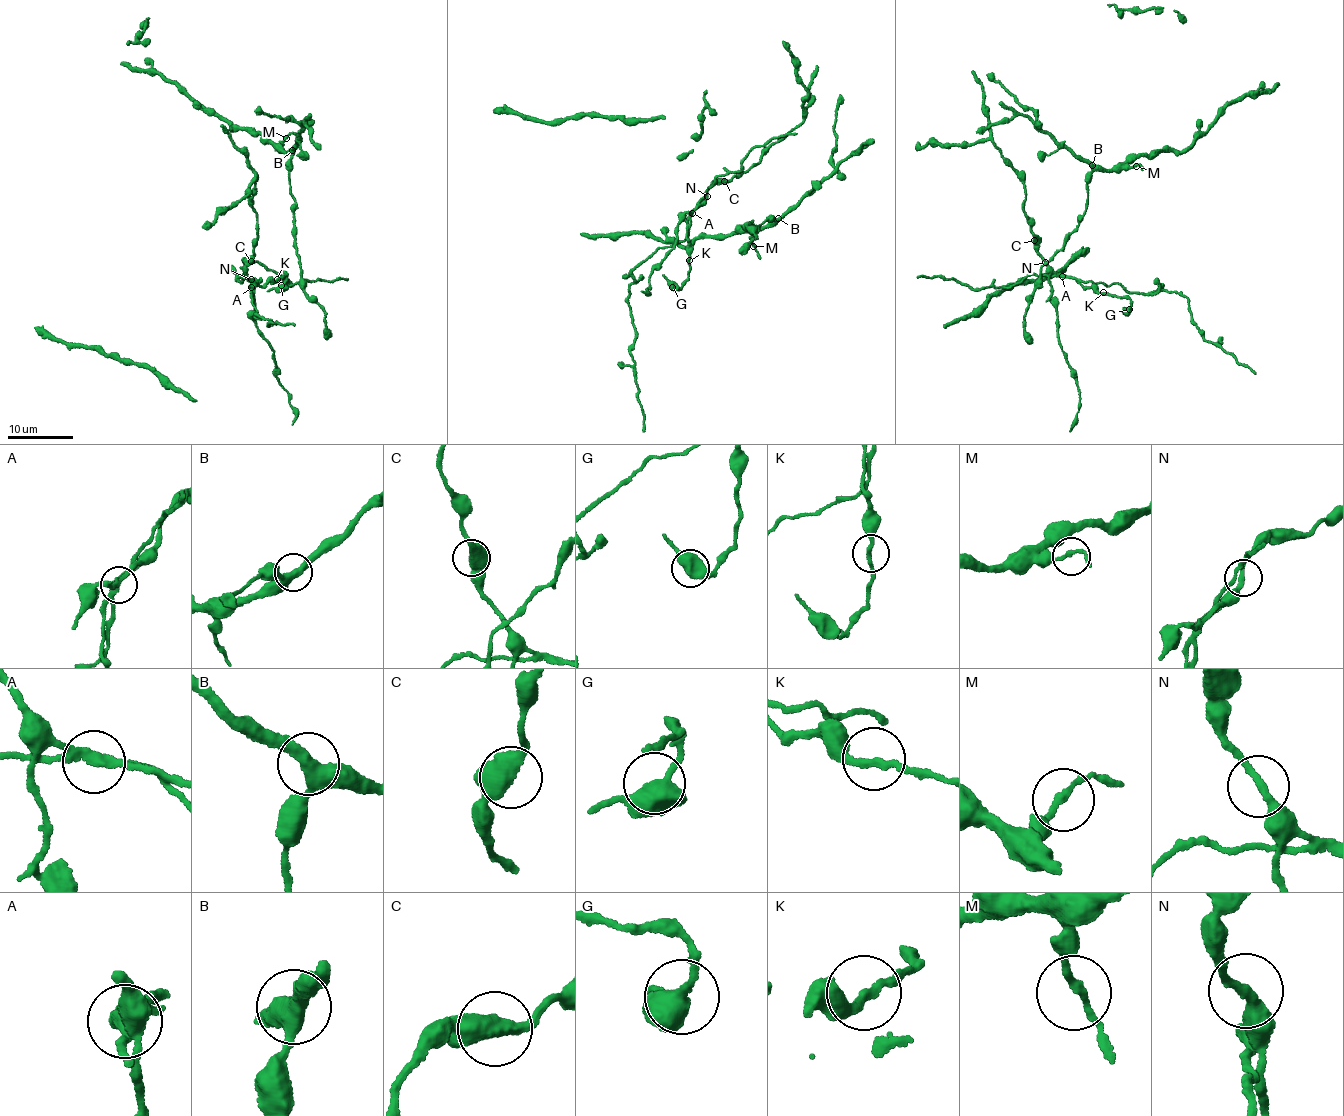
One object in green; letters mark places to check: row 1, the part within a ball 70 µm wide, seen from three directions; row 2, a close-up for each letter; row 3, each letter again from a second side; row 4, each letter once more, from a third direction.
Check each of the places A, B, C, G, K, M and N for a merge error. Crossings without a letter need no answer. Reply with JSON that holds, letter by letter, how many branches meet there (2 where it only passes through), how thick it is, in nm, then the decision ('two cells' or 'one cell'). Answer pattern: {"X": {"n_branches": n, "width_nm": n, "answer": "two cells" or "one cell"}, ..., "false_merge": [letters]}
{"A": {"n_branches": 3, "width_nm": 240, "answer": "two cells"}, "B": {"n_branches": 3, "width_nm": 380, "answer": "one cell"}, "C": {"n_branches": 3, "width_nm": 440, "answer": "one cell"}, "G": {"n_branches": 4, "width_nm": 420, "answer": "one cell"}, "K": {"n_branches": 2, "width_nm": 200, "answer": "one cell"}, "M": {"n_branches": 2, "width_nm": 190, "answer": "one cell"}, "N": {"n_branches": 2, "width_nm": 240, "answer": "one cell"}, "false_merge": ["A"]}

